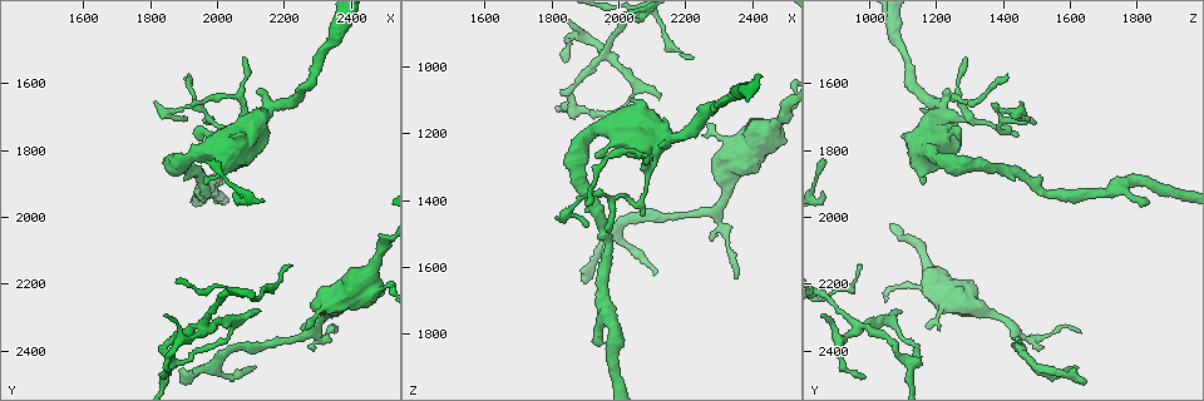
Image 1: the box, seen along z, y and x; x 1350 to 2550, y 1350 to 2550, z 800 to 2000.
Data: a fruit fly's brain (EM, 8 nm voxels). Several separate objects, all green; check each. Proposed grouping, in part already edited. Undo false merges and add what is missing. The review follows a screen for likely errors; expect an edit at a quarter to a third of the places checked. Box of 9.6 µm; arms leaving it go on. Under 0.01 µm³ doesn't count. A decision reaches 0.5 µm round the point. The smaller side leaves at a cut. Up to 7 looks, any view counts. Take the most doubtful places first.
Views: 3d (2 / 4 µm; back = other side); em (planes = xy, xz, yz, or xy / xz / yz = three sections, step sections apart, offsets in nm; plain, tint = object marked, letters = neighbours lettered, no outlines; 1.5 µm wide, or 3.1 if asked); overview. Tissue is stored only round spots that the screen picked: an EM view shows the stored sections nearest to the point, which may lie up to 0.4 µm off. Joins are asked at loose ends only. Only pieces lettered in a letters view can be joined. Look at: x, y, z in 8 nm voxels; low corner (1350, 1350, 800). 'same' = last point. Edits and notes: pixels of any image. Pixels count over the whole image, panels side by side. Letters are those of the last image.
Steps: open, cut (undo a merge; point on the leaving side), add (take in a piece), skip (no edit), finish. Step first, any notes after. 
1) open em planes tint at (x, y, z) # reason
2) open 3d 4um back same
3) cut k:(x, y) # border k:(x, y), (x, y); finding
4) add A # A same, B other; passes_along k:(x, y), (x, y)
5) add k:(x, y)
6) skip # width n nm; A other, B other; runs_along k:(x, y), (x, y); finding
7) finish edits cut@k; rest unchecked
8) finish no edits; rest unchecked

open em xz step 4 letters at (2230, 2140, 970) # thin end

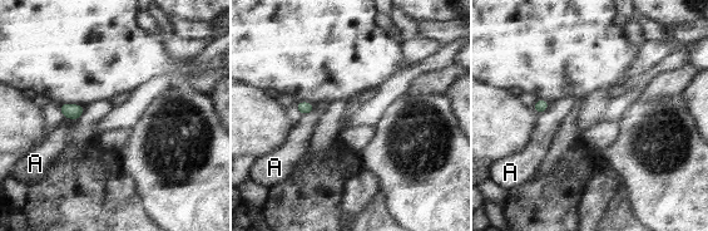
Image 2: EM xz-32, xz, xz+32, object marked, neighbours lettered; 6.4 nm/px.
skip # longest_contact A 110 nm; A other; no lettered piece goes on from it

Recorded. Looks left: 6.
open em planes letters at (2100, 2450, 1630) # branch stops here

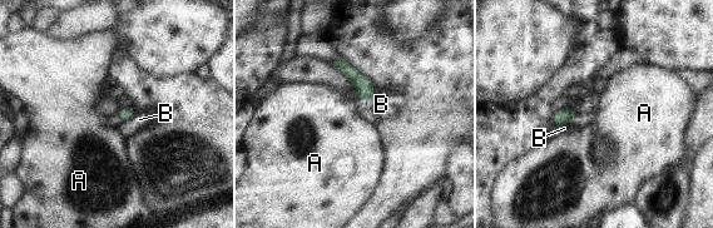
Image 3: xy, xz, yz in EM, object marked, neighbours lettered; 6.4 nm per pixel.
add B # longest_contact B 110 nm; A other, B same; passes_along 3:(364, 87), (371, 97), (381, 104); the cell continues

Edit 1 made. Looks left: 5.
open 3d 4um at (1840, 2480, 980) # an open end

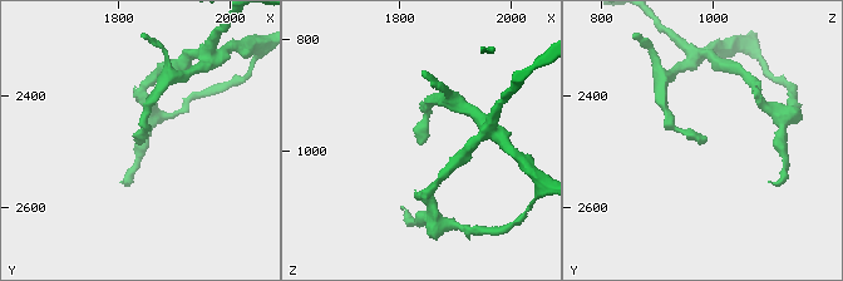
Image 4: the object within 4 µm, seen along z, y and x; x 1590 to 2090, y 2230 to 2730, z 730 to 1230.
open em planes letters at (1835, 2475, 990) # need the tissue

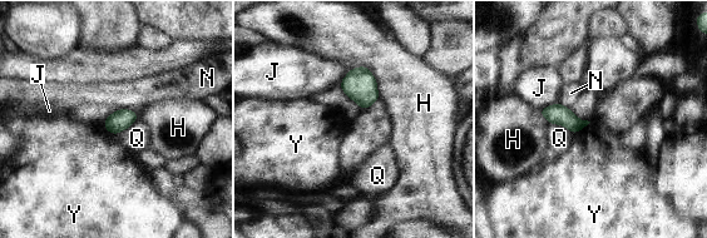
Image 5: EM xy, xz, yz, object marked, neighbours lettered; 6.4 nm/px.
skip # H other, J other, N other, Q other, Y other; border 5:(591, 122), (574, 134); none of them fits

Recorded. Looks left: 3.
finish edits add@3; rest unchecked

